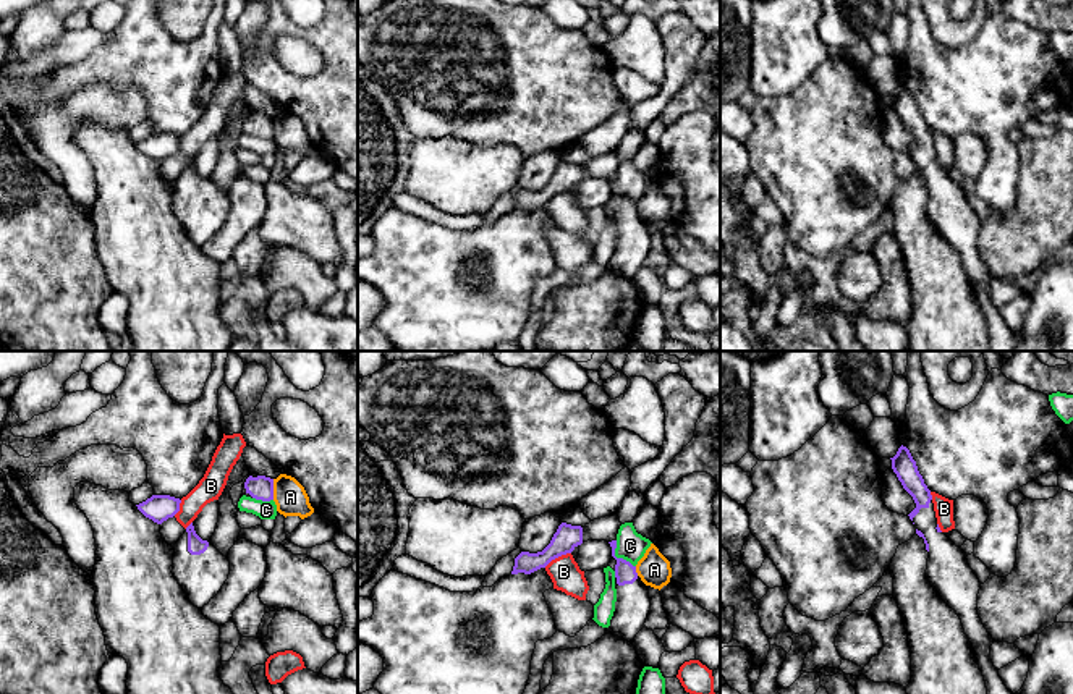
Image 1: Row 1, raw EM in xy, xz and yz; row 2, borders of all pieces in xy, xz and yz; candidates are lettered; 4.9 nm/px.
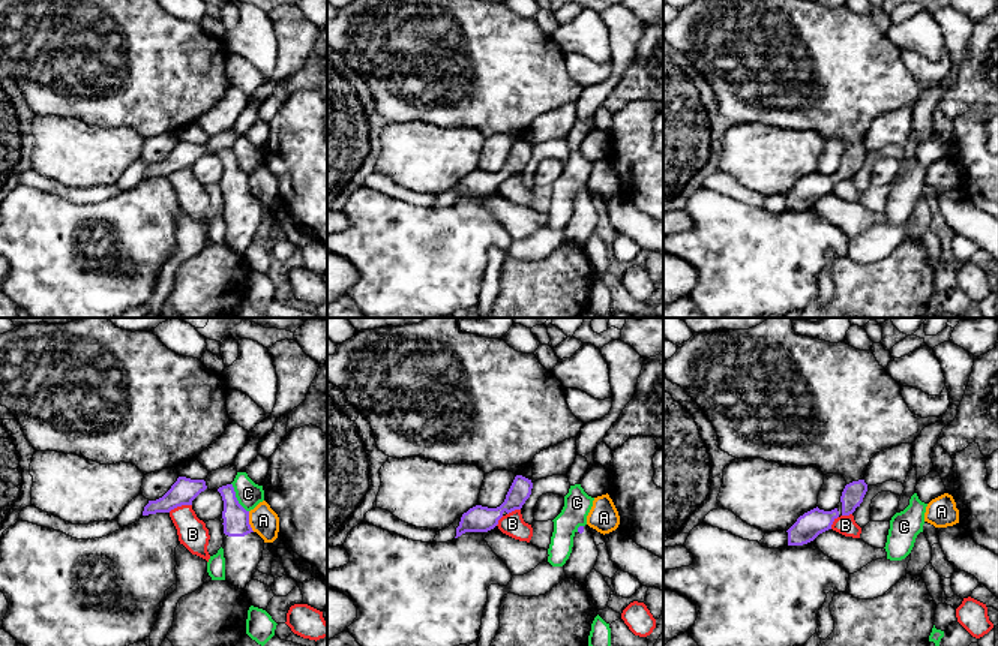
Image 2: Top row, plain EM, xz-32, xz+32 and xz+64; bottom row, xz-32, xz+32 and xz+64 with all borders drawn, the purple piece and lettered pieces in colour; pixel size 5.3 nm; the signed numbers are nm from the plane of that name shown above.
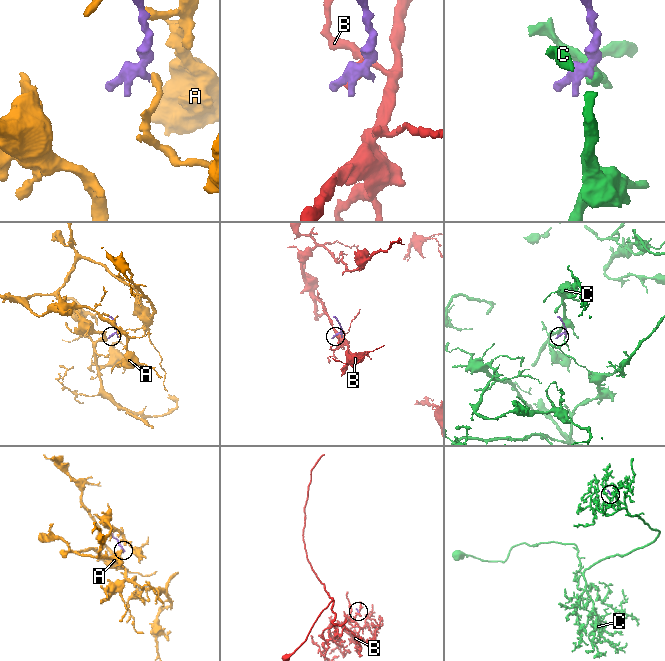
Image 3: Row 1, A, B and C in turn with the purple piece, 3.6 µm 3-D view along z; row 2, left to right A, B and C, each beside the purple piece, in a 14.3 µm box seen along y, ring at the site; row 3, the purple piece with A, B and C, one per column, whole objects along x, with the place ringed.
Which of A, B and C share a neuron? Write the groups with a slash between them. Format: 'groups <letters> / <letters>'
groups A / B / C

